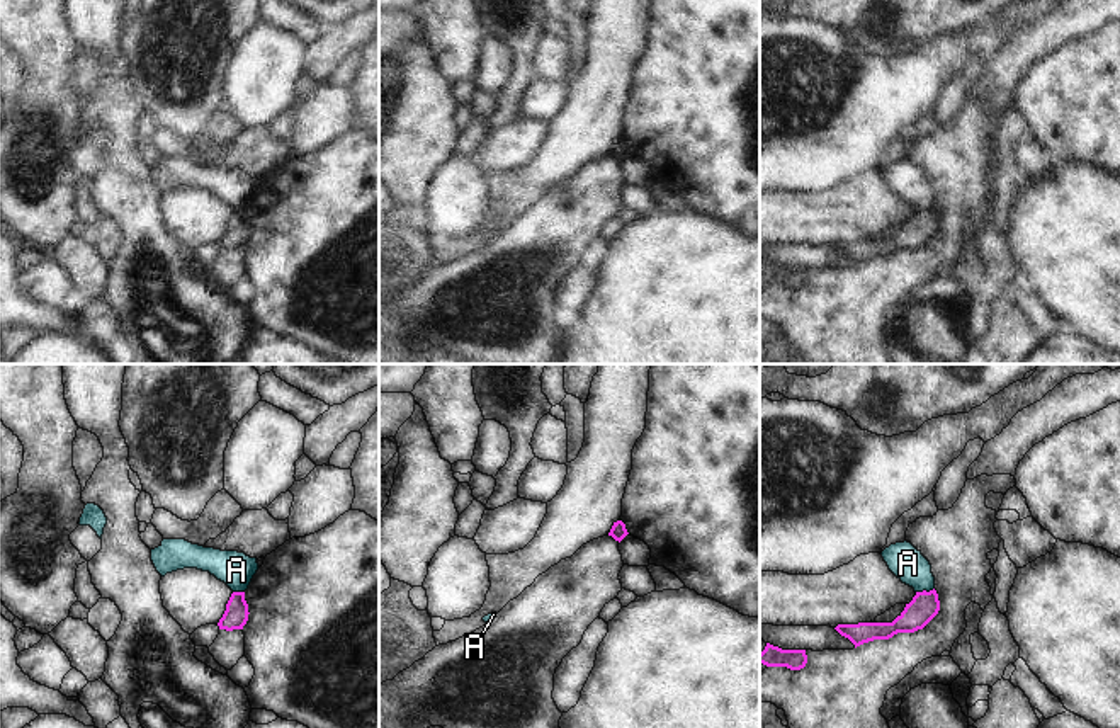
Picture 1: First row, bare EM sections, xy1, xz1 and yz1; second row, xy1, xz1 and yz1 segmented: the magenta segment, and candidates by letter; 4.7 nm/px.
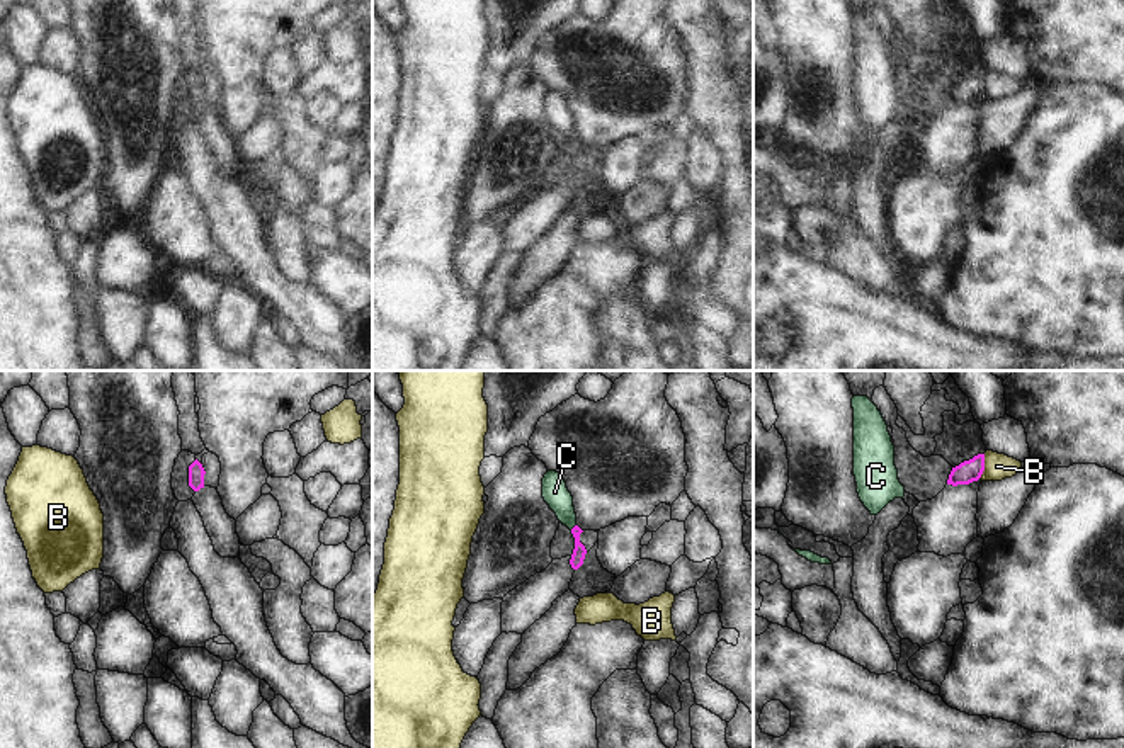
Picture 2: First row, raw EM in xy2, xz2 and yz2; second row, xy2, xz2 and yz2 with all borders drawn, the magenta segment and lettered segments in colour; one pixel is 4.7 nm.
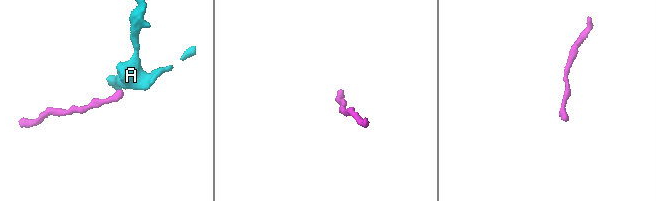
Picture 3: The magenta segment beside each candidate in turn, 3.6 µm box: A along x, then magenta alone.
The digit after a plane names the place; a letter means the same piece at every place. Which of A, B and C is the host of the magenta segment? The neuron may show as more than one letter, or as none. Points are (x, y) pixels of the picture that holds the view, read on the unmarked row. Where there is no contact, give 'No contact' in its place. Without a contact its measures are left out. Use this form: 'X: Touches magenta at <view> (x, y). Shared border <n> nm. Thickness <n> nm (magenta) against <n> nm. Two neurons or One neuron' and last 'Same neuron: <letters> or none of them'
A: Touches magenta at yz1 (925, 210). Shared border 90 nm. Thickness 140 nm (magenta) against 160 nm. Two neurons
B: Touches magenta at yz2 (983, 85). Shared border 120 nm. Thickness 110 nm (magenta) against 130 nm. Two neurons
C: Touches magenta at xz2 (573, 147). Shared border 40 nm. Thickness 60 nm (magenta) against 120 nm. One neuron
Same neuron: C

